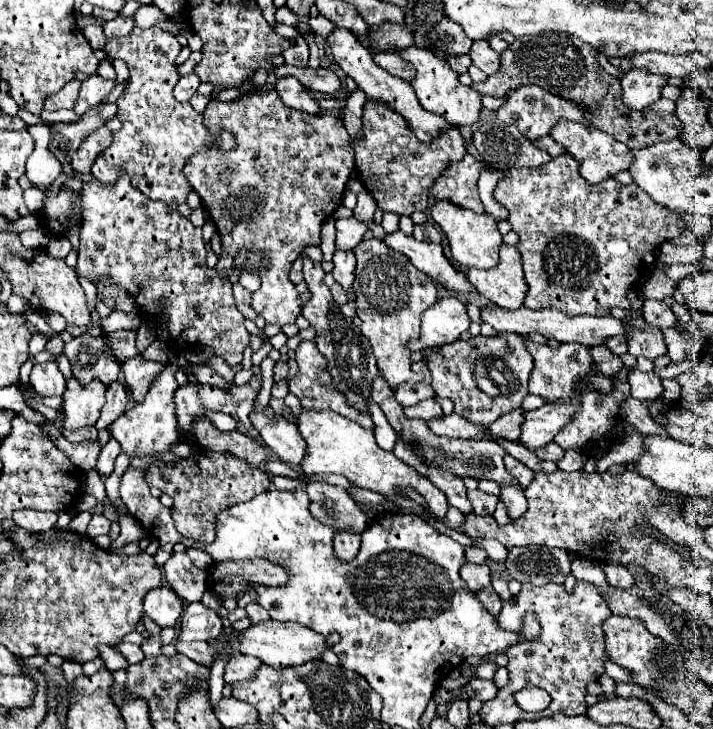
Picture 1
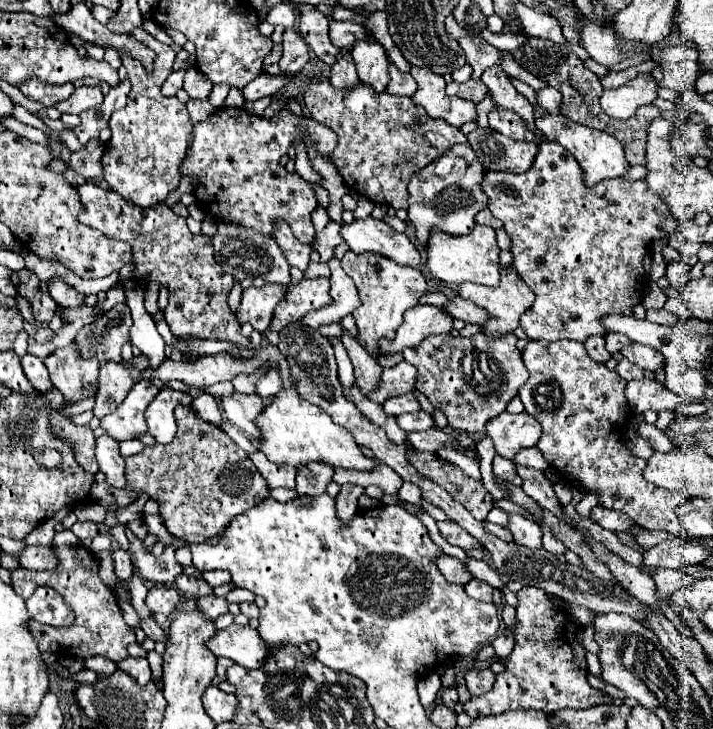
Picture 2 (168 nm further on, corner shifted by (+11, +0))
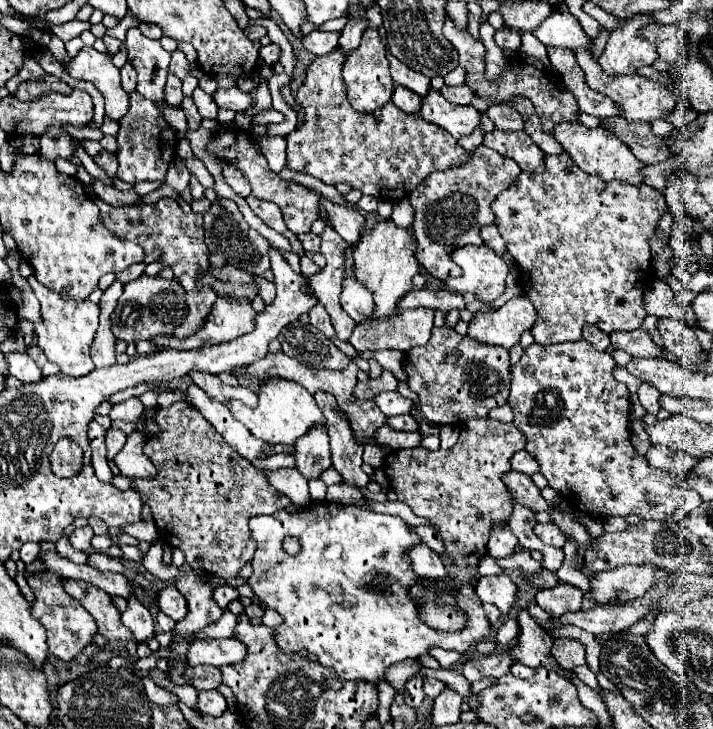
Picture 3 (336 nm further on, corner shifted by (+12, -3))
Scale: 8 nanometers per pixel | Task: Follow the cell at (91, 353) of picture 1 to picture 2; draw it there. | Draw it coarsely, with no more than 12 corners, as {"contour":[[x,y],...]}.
{"contour":[[115,305],[75,337],[81,357],[123,363],[129,307]]}

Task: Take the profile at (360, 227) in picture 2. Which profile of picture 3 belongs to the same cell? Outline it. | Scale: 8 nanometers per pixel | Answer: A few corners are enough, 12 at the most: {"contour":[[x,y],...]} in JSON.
{"contour":[[320,196],[330,226],[356,244],[364,216],[356,208],[340,206]]}

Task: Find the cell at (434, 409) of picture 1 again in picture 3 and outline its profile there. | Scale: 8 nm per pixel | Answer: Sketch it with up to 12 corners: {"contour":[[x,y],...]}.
{"contour":[[380,392],[376,406],[386,416],[408,414],[412,400],[400,392]]}

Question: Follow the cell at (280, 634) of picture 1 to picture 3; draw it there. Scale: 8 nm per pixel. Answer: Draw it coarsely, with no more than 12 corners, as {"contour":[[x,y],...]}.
{"contour":[[236,638],[194,640],[188,666],[228,666],[244,660]]}

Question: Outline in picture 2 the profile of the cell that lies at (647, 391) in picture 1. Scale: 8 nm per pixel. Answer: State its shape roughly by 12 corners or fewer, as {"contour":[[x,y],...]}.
{"contour":[[655,379],[629,381],[635,413],[675,410],[680,397]]}

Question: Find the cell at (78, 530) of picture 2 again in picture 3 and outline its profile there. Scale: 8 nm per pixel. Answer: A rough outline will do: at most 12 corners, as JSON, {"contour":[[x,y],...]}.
{"contour":[[90,526],[76,528],[70,544],[82,552],[90,552],[94,532]]}

